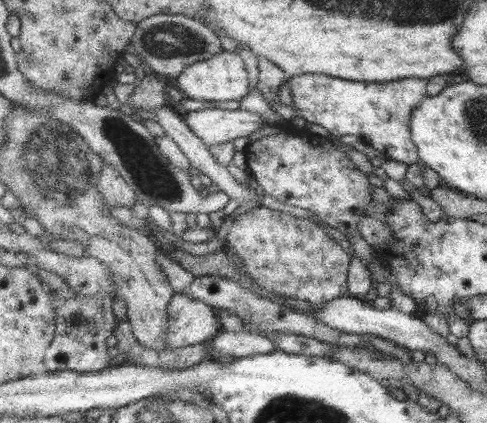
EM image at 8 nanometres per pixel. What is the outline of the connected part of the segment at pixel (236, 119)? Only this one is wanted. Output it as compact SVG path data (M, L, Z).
M215 107L187 112L185 123L208 147L245 138L268 125L267 120L249 110L220 110Z

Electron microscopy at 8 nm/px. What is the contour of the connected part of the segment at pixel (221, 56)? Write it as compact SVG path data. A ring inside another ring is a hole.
M223 51L209 60L201 60L186 67L179 76L179 91L189 99L213 102L225 102L225 100L243 100L250 91L249 72L245 68L245 60L239 52Z

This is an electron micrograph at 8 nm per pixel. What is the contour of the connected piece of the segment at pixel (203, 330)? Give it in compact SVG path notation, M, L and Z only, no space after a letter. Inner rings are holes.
M176 293L169 306L167 348L183 348L209 343L221 332L215 307L187 294Z

